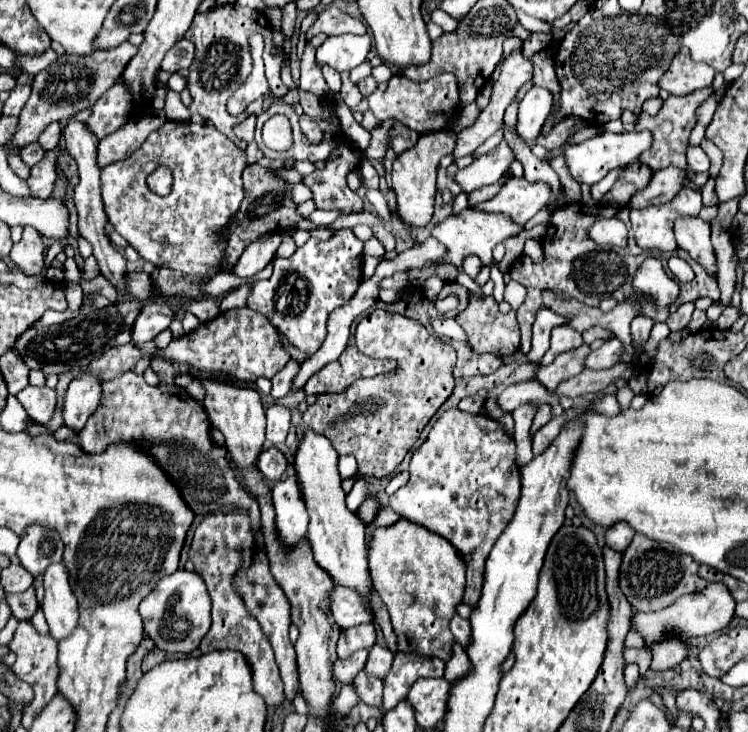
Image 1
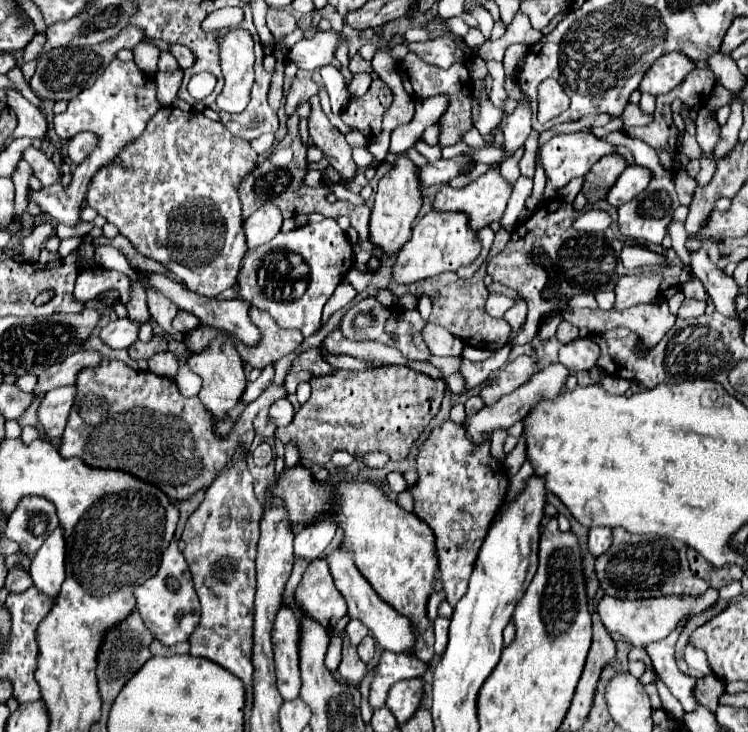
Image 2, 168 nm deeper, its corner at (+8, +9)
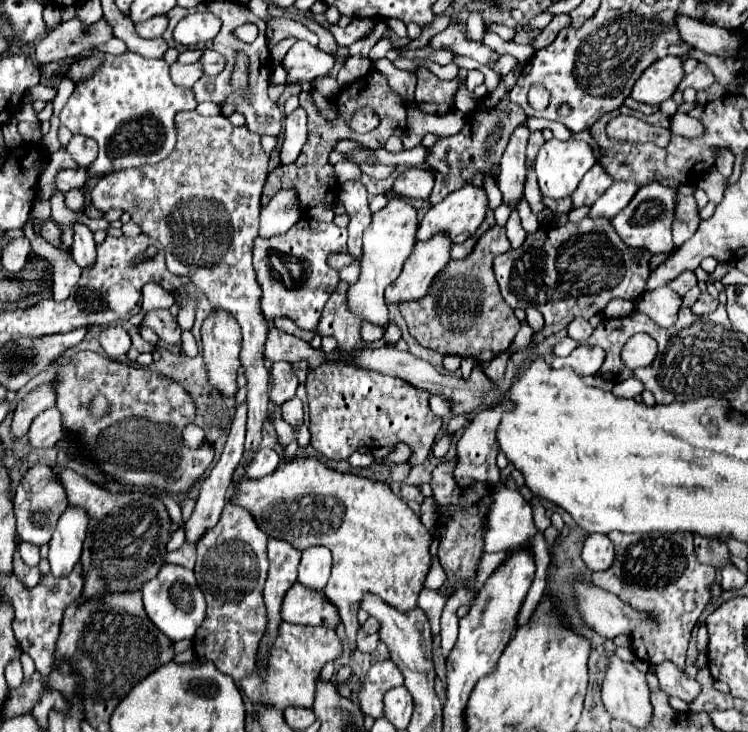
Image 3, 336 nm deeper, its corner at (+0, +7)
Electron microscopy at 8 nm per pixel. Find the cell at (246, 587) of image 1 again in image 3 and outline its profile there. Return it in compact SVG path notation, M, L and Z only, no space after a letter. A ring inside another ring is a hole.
M280 623L280 631L266 655L268 665L264 673L254 669L250 675L244 677L244 681L240 681L240 689L250 701L260 705L276 709L286 709L286 707L310 709L314 703L316 683L322 667L328 661L336 661L340 657L342 657L342 639L334 629Z

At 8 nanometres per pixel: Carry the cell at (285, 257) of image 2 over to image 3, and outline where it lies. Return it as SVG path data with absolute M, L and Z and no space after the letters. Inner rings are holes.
M310 217L300 219L284 235L270 239L254 239L254 271L262 285L262 309L266 319L288 317L300 329L316 331L324 303L332 295L338 279L338 271L330 269L326 257L332 251L346 251L346 229L334 223L318 223Z

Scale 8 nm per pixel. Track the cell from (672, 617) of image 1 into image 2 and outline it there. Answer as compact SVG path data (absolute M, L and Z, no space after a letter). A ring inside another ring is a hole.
M709 588L706 593L692 597L692 595L664 595L664 597L648 597L646 599L616 599L606 595L600 605L598 613L602 623L610 629L610 633L620 633L626 637L634 647L646 647L648 643L660 641L668 637L680 623L700 615L702 611L710 609L718 601L719 593Z

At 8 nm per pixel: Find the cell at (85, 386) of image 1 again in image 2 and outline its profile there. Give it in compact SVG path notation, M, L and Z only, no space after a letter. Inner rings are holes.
M76 385L56 387L46 393L38 409L38 419L48 437L62 437L70 417L70 409L74 407L74 399L76 399Z

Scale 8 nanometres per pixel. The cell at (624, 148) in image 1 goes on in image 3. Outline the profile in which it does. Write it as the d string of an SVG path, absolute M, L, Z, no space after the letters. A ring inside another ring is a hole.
M550 139L546 141L538 155L536 155L536 163L534 163L534 171L538 177L538 187L542 191L544 197L552 197L552 199L560 199L560 197L568 197L572 195L572 191L578 187L580 179L584 177L584 173L596 163L594 151L590 149L590 145L586 145L580 139L568 139L568 141L560 141L560 139Z

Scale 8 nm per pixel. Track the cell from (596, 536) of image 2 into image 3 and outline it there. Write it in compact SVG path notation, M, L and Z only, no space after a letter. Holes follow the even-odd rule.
M588 535L582 549L582 561L590 571L606 571L614 561L614 545L606 535Z

